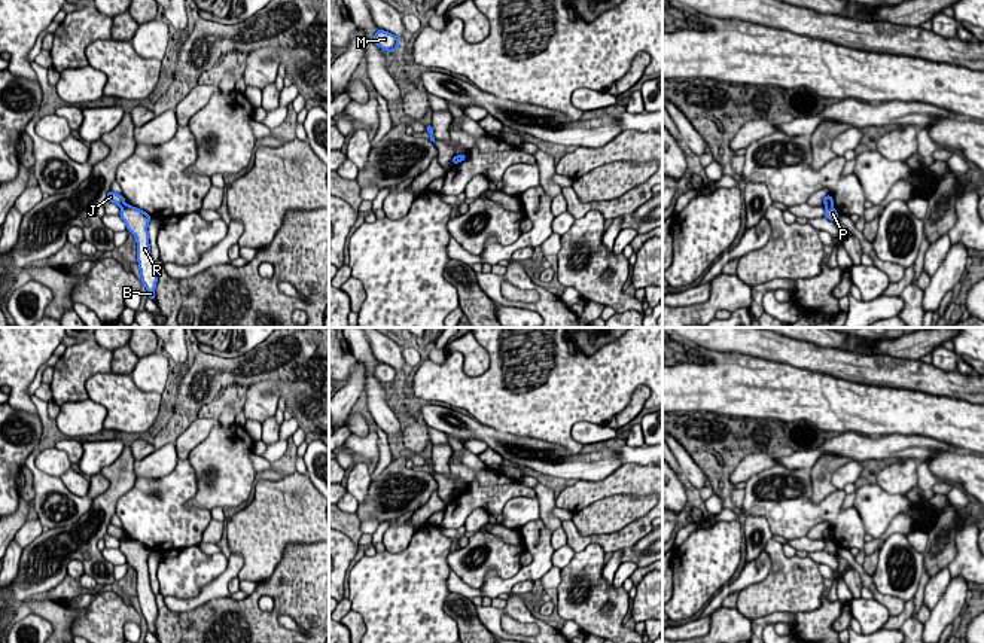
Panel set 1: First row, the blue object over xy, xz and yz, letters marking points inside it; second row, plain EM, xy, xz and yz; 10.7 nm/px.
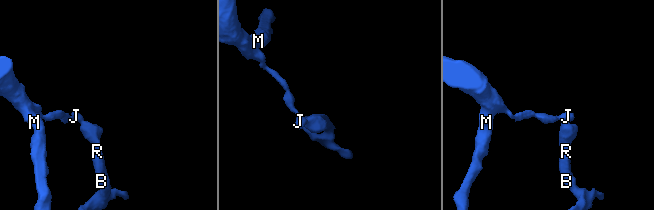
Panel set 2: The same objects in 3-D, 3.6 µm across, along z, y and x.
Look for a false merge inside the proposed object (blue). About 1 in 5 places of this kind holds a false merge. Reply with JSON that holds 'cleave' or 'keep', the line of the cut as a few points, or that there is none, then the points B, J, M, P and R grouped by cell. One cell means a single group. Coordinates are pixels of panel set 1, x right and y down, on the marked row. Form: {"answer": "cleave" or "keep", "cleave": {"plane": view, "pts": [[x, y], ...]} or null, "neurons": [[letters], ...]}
{"answer": "cleave", "cleave": {"plane": "xy", "pts": [[124, 203], [119, 206]]}, "neurons": [["B", "P", "R"], ["J", "M"]]}

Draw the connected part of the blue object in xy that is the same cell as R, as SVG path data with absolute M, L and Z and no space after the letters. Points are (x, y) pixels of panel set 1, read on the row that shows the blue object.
M128 204L121 205L119 216L125 222L127 231L130 231L135 237L137 262L140 268L141 283L147 289L147 298L155 301L155 287L158 283L158 274L156 274L156 262L150 255L149 232L147 232L149 220L152 216Z

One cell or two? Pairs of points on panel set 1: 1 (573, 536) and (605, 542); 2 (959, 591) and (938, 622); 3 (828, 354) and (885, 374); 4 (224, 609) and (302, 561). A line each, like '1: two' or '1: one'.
1: one
2: one
3: one
4: one

